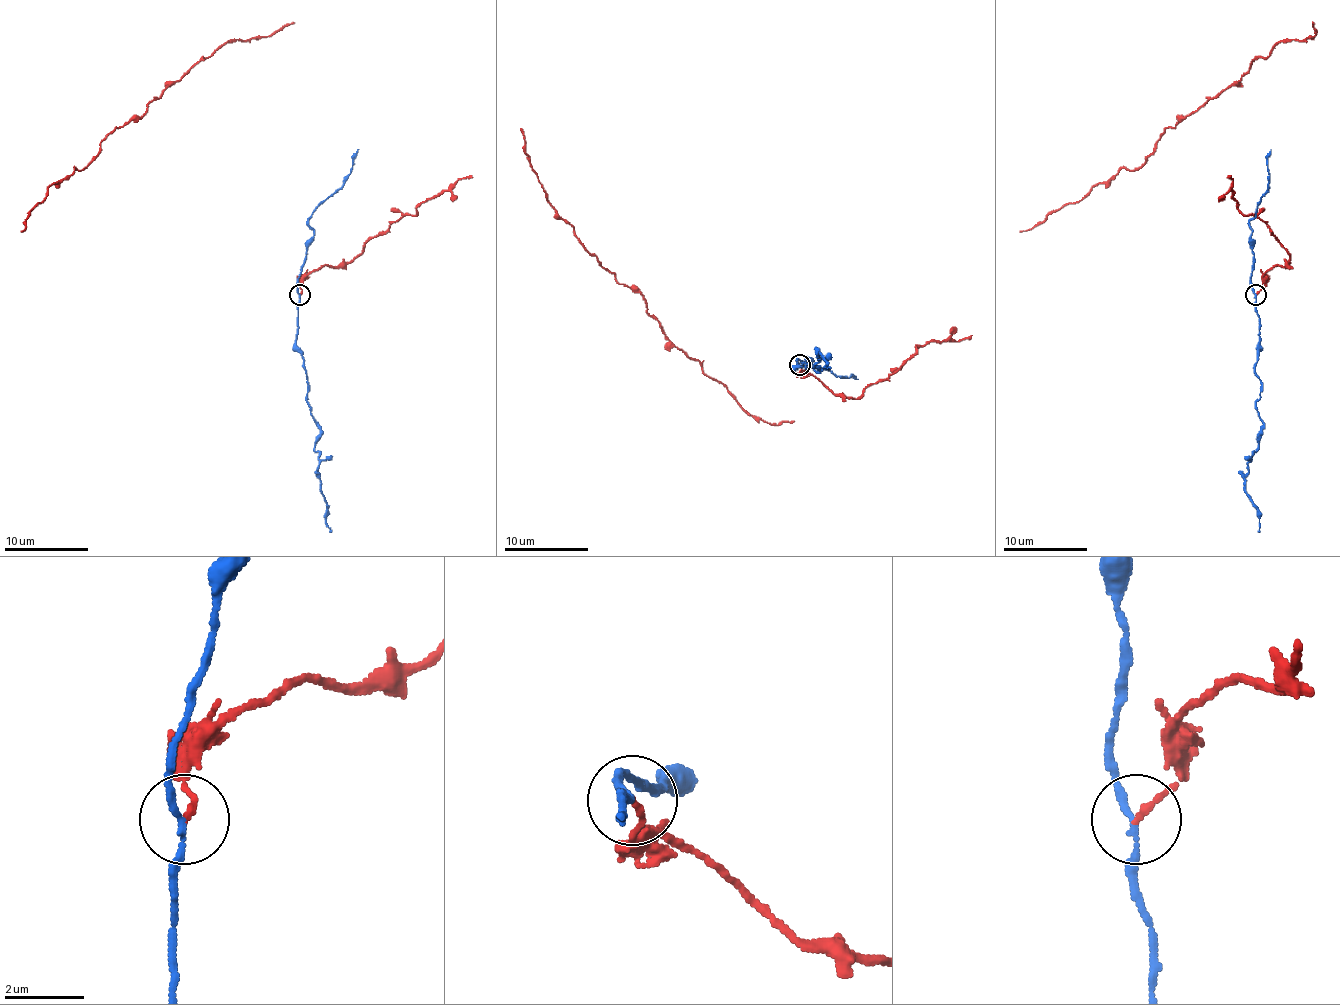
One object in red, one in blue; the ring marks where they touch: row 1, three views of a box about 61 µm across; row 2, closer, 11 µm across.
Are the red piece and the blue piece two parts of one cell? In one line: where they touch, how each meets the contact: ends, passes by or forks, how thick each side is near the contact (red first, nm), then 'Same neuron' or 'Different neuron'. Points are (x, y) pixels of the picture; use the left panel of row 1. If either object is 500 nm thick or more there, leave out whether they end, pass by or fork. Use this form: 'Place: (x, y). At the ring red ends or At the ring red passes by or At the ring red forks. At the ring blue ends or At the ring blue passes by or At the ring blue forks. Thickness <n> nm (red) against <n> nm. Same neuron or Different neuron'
Place: (300, 294). At the ring red ends. At the ring blue passes by. Thickness 140 nm (red) against 160 nm. Different neuron

